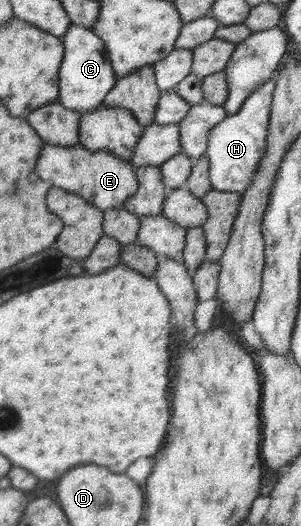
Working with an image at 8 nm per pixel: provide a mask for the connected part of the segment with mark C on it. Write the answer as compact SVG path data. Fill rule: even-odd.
M72 24L71 29L62 36L66 52L63 54L62 68L59 69L59 100L62 106L82 114L93 111L103 104L104 97L118 81L106 43L94 31Z

